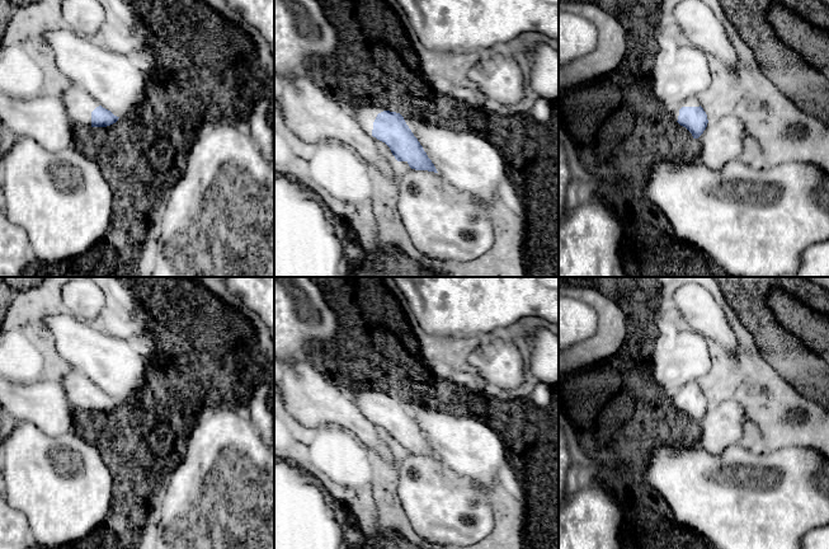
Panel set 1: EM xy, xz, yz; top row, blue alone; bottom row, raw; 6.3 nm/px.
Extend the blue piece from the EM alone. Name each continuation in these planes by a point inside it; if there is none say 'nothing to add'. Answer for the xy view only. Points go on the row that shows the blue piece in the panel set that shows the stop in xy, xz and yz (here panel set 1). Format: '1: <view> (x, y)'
1: xy (79, 104)

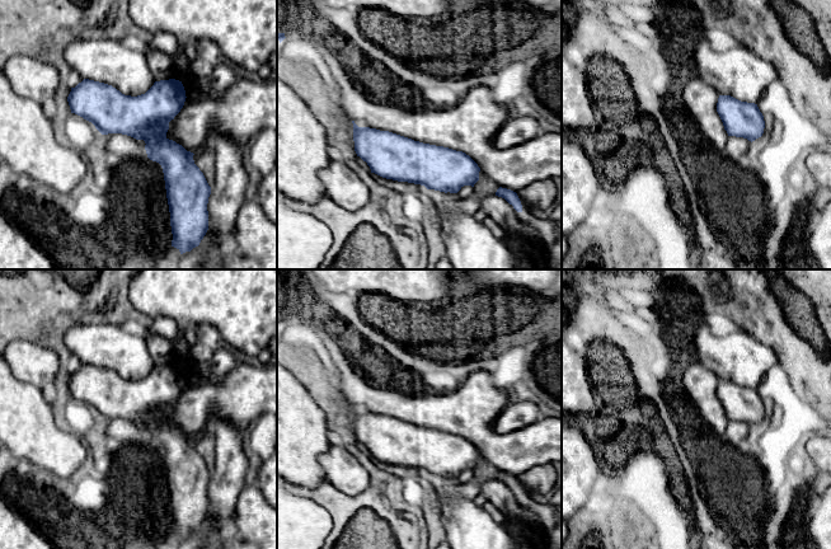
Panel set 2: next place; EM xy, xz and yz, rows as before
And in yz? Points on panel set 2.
nothing to add

